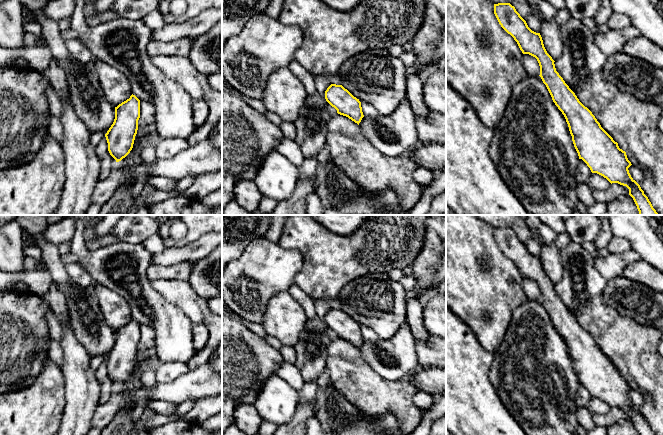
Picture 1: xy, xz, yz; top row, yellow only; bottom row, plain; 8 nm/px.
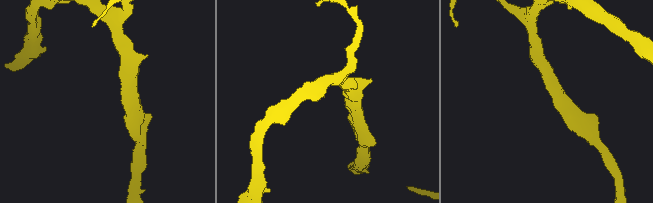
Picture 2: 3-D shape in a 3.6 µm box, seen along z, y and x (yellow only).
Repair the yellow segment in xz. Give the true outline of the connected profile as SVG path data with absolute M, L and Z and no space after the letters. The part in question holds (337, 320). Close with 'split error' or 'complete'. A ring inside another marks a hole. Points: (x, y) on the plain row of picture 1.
M331 308L325 315L325 323L338 338L348 341L358 349L364 341L359 323L342 309Z | complete

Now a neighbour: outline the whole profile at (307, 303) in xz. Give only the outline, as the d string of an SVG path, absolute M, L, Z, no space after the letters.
M293 285L289 290L289 294L302 306L308 319L317 317L315 311L314 300L307 296L298 286Z

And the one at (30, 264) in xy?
M25 256L24 267L27 271L39 270L39 262L31 257Z

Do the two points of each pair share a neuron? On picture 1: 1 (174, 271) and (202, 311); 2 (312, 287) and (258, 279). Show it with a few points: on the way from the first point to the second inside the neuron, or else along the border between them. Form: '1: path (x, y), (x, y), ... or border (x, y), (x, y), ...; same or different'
1: border (155, 279), (183, 279), (187, 281); different
2: border (302, 262), (302, 266), (296, 274), (293, 284); different

